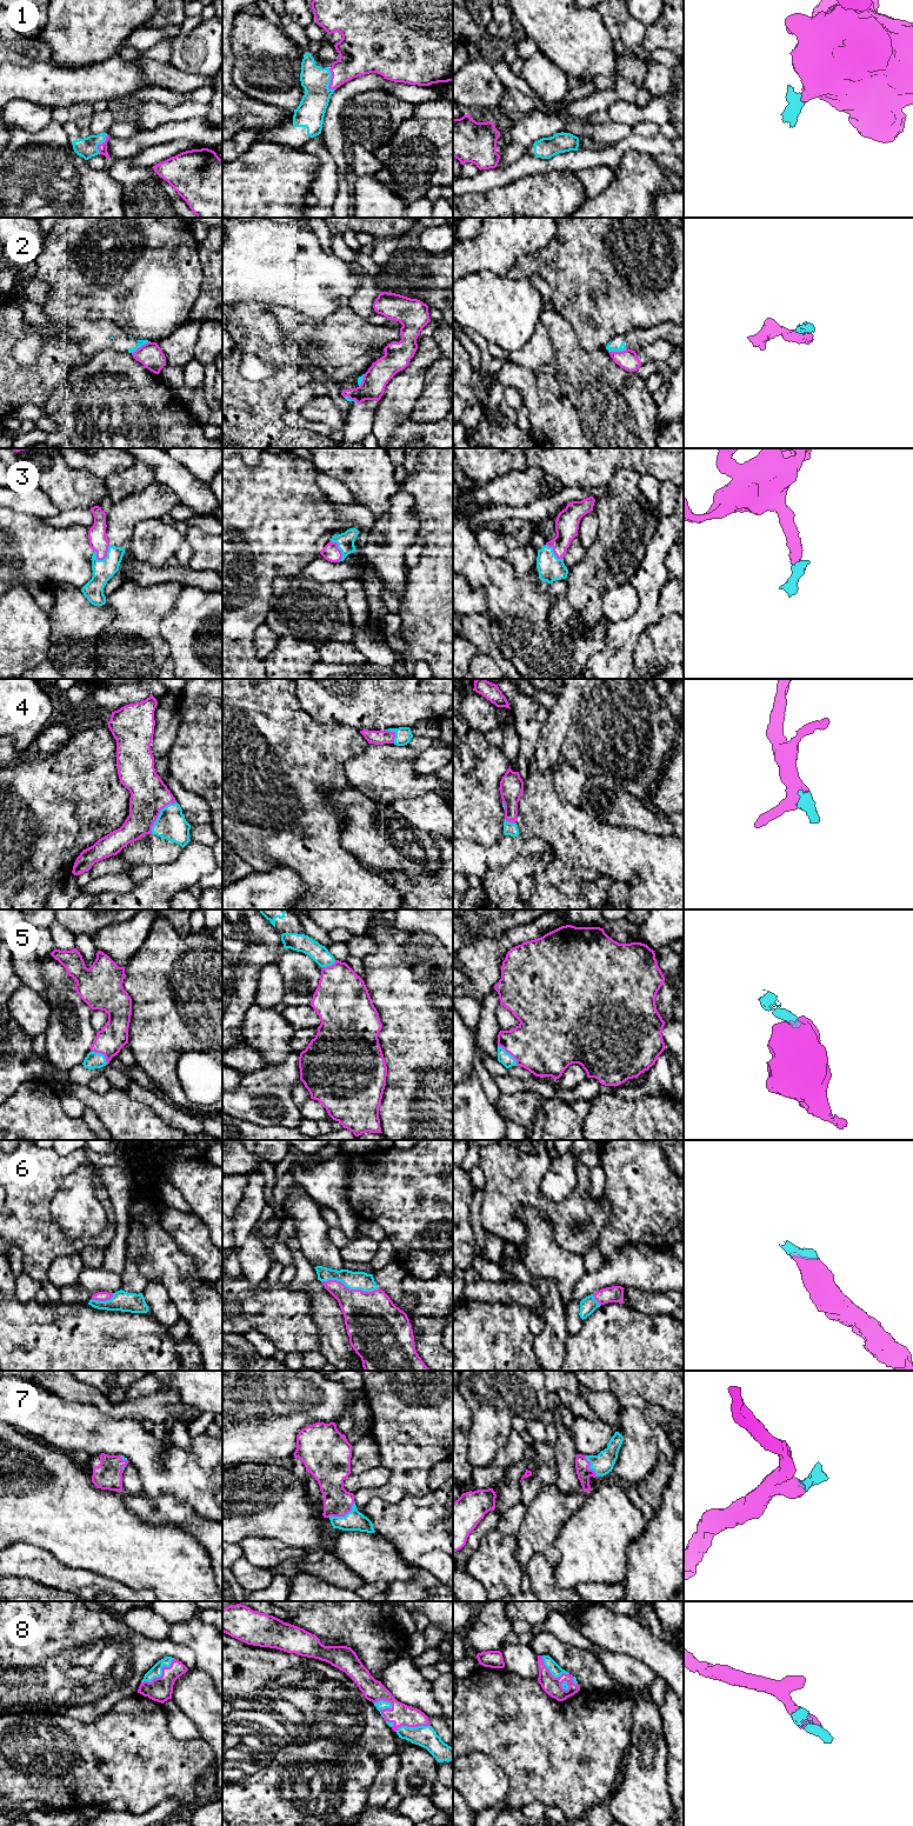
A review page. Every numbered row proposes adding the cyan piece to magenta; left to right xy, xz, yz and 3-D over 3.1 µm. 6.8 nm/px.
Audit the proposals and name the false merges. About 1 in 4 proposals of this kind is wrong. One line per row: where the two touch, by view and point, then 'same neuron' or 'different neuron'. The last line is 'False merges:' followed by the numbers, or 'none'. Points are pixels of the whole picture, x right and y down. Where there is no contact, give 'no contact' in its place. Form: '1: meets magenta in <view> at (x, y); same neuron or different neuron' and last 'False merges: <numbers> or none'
1: meets magenta in xz at (331, 81); same neuron
2: meets magenta in xy at (141, 346); different neuron
3: meets magenta in xy at (106, 554); same neuron
4: meets magenta in xy at (159, 813); same neuron
5: meets magenta in yz at (510, 1053); same neuron
6: meets magenta in xz at (348, 1288); same neuron
7: meets magenta in xz at (344, 1515); same neuron
8: meets magenta in xy at (162, 1674); same neuron
False merges: 2

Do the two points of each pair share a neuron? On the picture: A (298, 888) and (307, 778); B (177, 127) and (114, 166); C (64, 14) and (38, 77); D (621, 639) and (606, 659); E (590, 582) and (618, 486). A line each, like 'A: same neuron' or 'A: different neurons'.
A: different neurons
B: different neurons
C: different neurons
D: same neuron
E: same neuron

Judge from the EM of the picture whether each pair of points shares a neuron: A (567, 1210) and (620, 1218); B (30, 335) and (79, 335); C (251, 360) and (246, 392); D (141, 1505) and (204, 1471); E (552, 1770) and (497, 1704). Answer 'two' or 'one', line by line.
A: two
B: one
C: two
D: two
E: one

